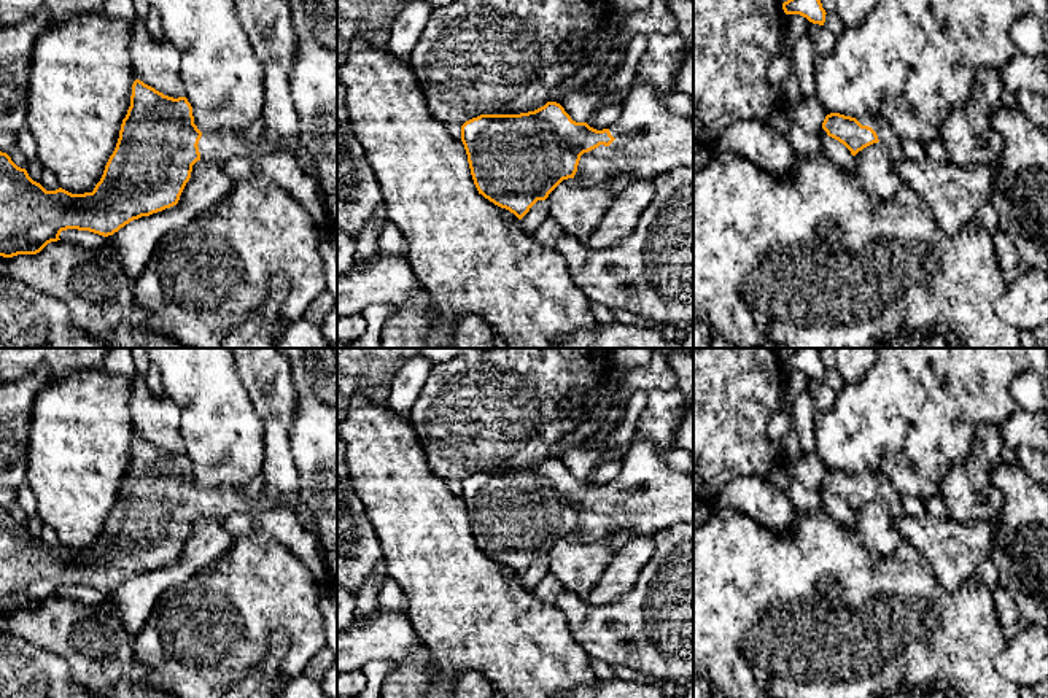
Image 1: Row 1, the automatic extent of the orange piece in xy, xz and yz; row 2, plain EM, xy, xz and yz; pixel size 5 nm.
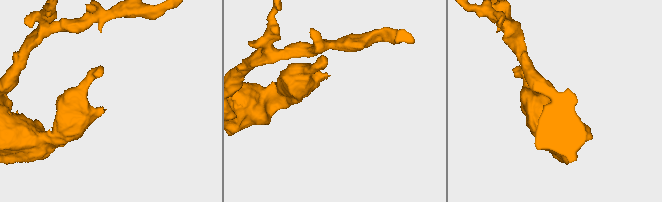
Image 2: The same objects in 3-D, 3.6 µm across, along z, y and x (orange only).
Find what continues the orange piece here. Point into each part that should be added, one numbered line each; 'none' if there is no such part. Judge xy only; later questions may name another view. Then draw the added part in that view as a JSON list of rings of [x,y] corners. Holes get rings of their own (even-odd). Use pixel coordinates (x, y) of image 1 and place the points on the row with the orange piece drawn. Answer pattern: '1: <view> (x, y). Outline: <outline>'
1: xy (225, 145). Outline: [[[243,130],[205,132],[199,140],[200,161],[226,162],[234,157],[261,157],[275,153],[280,146],[261,137],[251,143]]]

